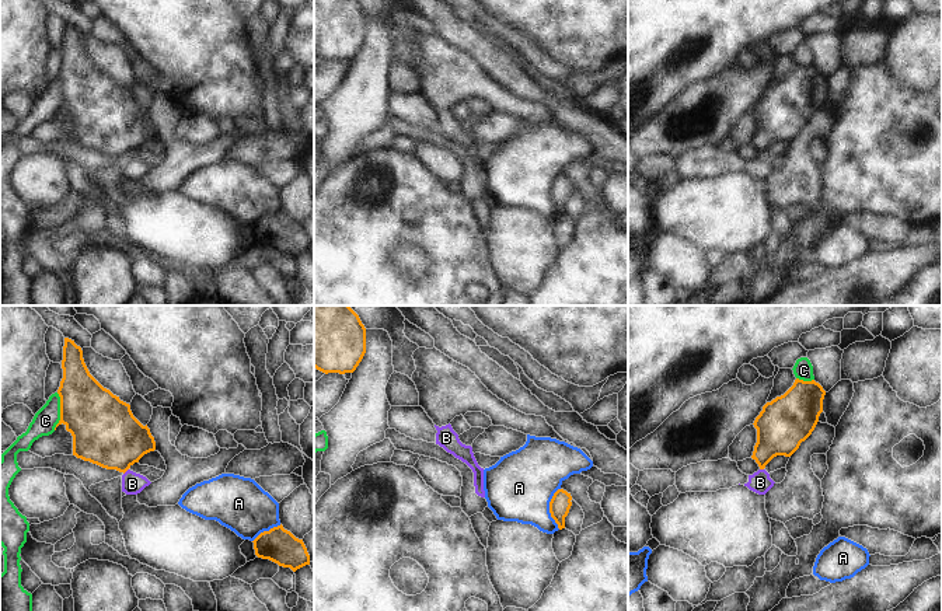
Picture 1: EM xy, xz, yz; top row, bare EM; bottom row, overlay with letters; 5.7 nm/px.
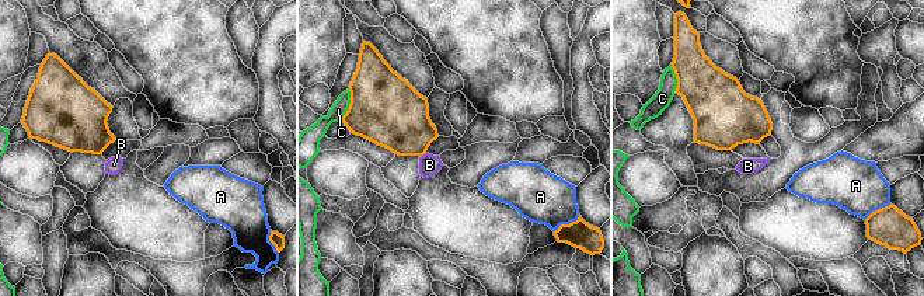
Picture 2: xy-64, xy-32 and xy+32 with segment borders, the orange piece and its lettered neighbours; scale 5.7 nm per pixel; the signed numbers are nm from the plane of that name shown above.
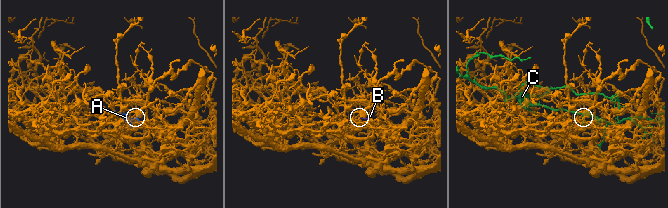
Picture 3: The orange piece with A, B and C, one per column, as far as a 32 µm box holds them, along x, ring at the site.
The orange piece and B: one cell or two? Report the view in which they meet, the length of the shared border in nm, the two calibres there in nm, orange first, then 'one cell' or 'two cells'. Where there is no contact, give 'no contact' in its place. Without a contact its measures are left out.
meets orange in xy; contact 50 nm long; 380 nm thick on the orange side, 130 nm on the other; two cells

